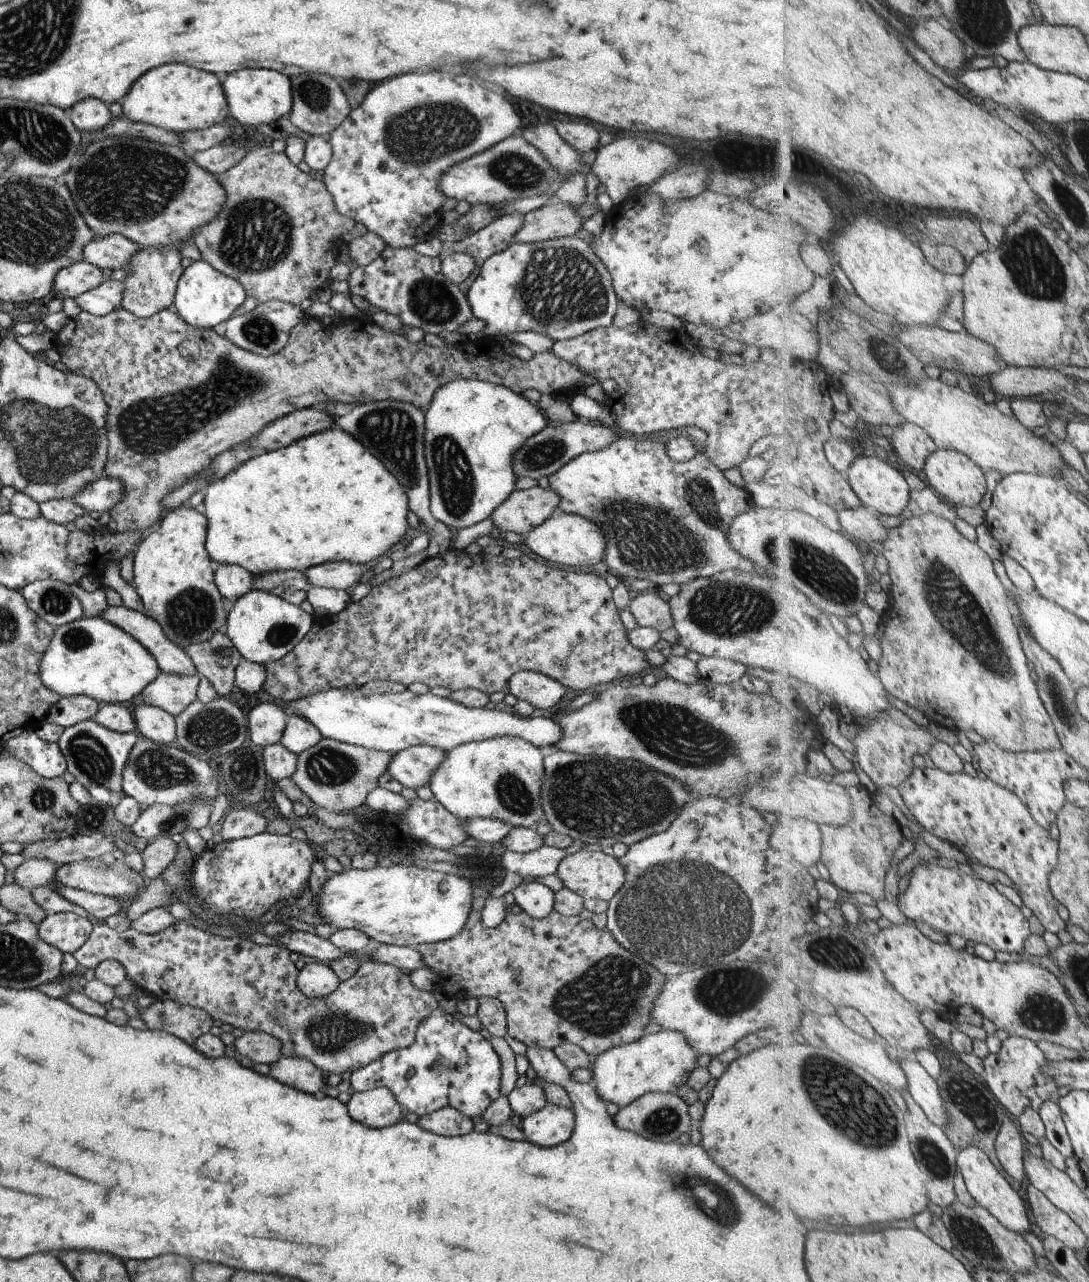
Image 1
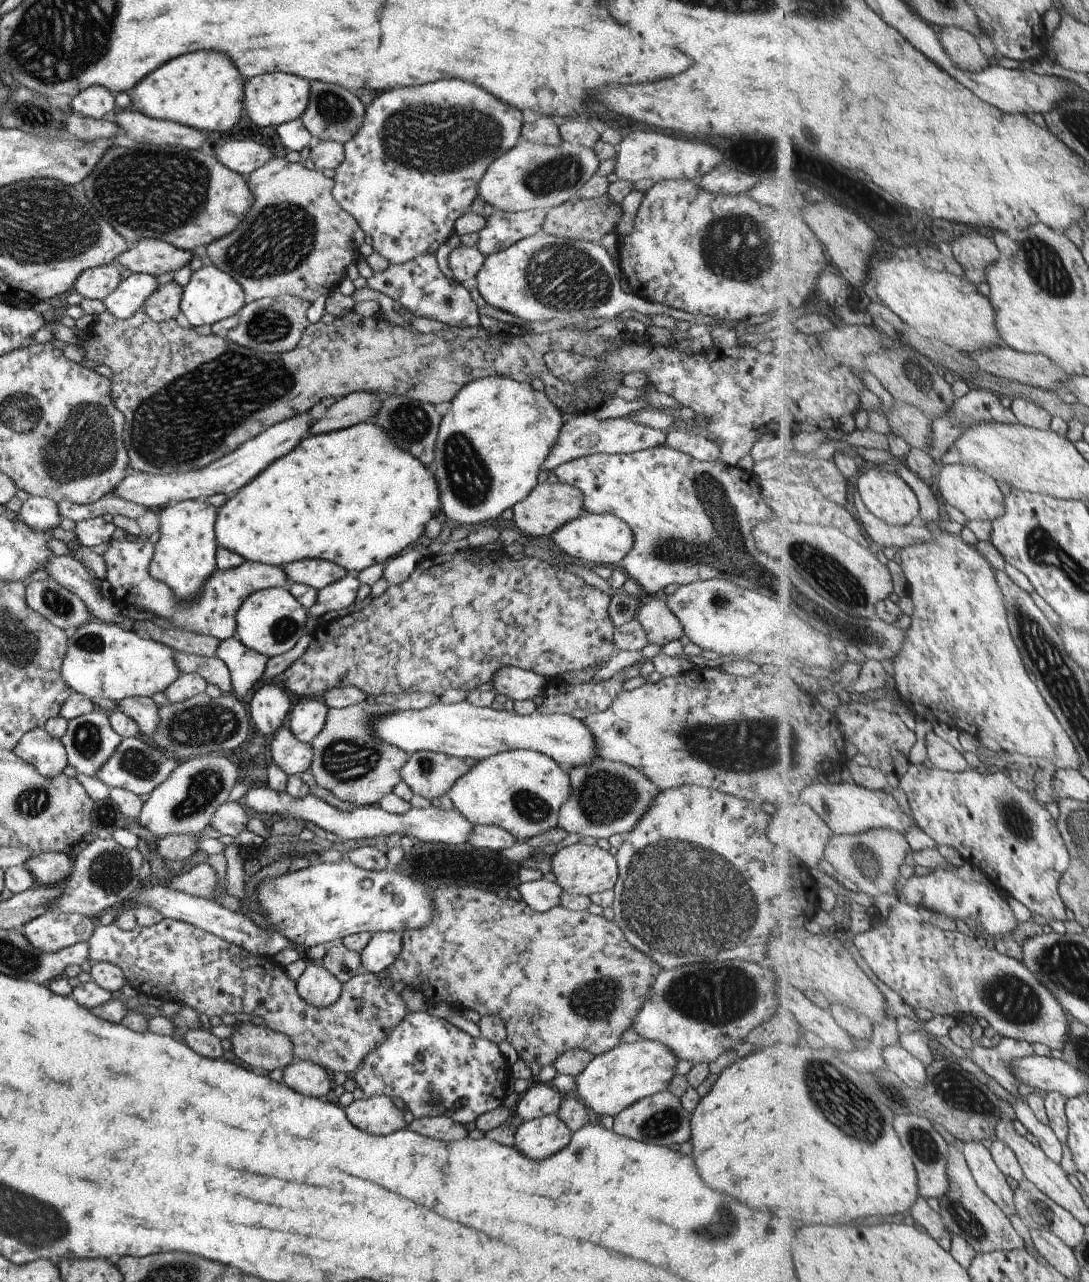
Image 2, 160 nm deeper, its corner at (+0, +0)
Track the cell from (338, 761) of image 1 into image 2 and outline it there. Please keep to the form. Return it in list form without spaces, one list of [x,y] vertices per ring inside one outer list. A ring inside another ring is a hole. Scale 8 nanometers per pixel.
[[[362,700],[354,705],[349,705],[340,709],[328,709],[326,712],[326,717],[324,720],[324,725],[321,727],[321,730],[318,732],[318,735],[313,738],[312,744],[312,757],[311,757],[311,764],[310,764],[310,773],[313,775],[315,782],[321,788],[326,788],[329,792],[332,792],[333,795],[338,798],[339,800],[347,800],[347,802],[351,802],[354,804],[355,807],[366,807],[371,806],[371,804],[375,804],[378,800],[392,792],[393,787],[398,784],[400,780],[400,768],[405,764],[405,761],[408,759],[408,754],[401,749],[398,749],[396,746],[390,745],[389,743],[384,743],[380,741],[377,737],[374,737],[370,730],[368,729],[368,720],[373,719],[374,717],[379,717],[380,715],[389,715],[391,712],[395,712],[392,710],[392,706],[389,705],[379,705],[377,703],[373,703],[370,705],[366,700]]]

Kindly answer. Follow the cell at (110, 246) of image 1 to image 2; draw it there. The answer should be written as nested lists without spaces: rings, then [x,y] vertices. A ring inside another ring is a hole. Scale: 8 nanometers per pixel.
[[[141,239],[128,251],[116,256],[113,264],[124,266],[131,273],[147,273],[155,277],[165,272],[175,272],[187,266],[191,259],[191,251],[178,249],[165,241]]]

